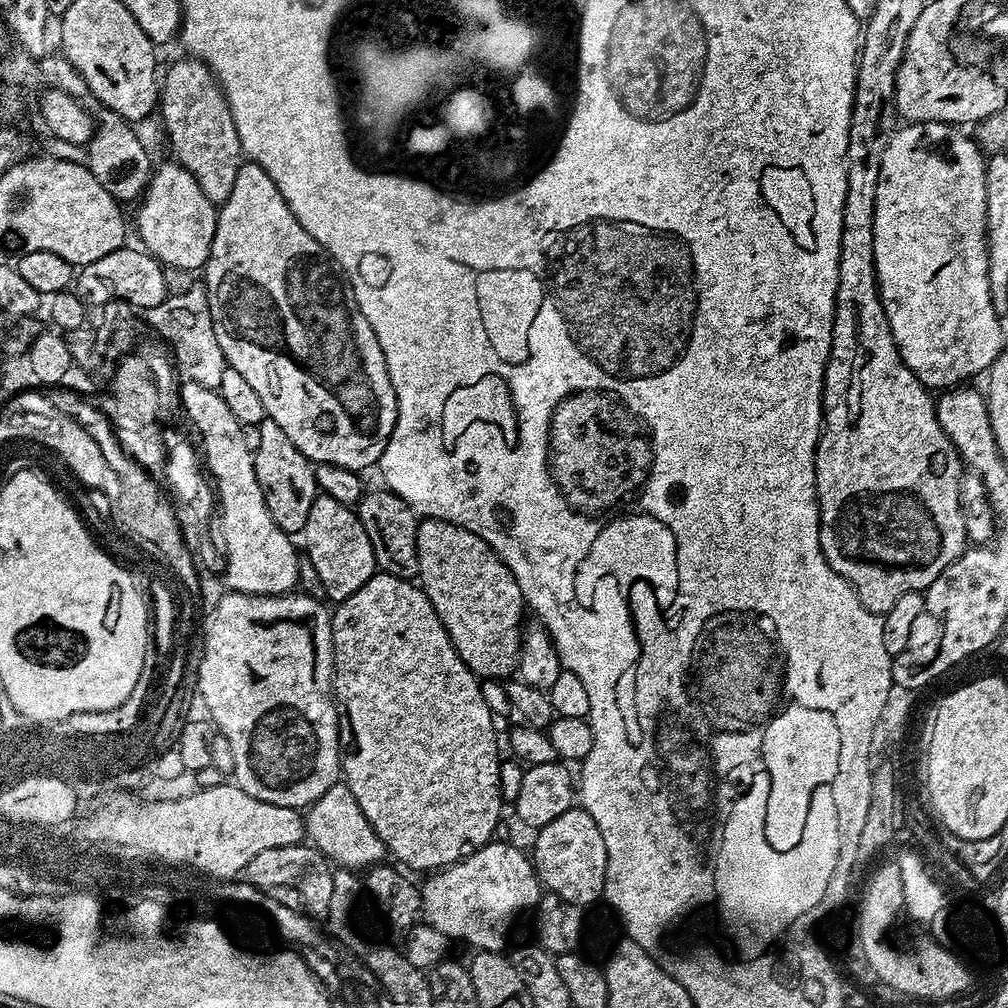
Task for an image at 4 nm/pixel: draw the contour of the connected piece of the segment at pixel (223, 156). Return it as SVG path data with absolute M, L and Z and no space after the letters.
M186 56L163 75L158 110L177 163L191 174L206 198L219 206L230 196L243 159L232 111L215 76L204 62Z

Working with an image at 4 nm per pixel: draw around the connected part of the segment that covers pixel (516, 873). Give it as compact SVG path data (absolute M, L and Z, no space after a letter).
M483 844L456 864L429 875L420 888L423 915L427 923L452 942L465 940L481 952L504 952L512 936L515 916L527 908L535 909L542 895L542 885L527 851L512 844Z

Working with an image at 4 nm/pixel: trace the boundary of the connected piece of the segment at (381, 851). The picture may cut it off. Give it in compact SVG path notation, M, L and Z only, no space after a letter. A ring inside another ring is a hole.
M337 782L307 809L304 831L313 848L341 869L367 870L383 861L386 856L384 843L370 826L362 806L354 798L348 785ZM361 868L361 869L360 869Z

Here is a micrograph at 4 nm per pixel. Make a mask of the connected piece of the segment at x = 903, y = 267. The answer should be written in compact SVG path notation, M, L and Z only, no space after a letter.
M922 122L921 124L905 123L903 126L897 127L893 132L890 142L886 146L886 154L882 154L882 174L878 174L878 198L876 199L876 209L874 210L874 263L876 264L876 285L880 287L880 301L884 307L886 318L890 322L890 330L892 337L896 343L898 354L904 359L904 365L908 367L912 373L924 383L924 387L929 390L947 390L963 385L971 376L987 373L999 357L1001 352L1005 351L1004 332L1000 329L1000 320L996 317L997 305L992 298L992 289L988 281L988 231L986 230L986 174L984 166L985 157L982 155L981 149L978 147L975 139L971 135L963 136L961 129L955 124L943 124L942 122Z

